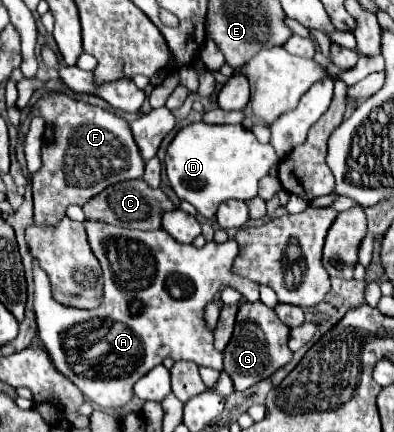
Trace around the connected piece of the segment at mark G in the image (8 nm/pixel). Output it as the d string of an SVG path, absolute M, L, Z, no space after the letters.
M261 301L239 305L233 337L223 349L223 371L231 377L235 391L245 391L253 387L257 381L271 377L277 369L285 367L291 361L293 351L287 347L289 333L291 329L281 323L275 311L265 307Z

